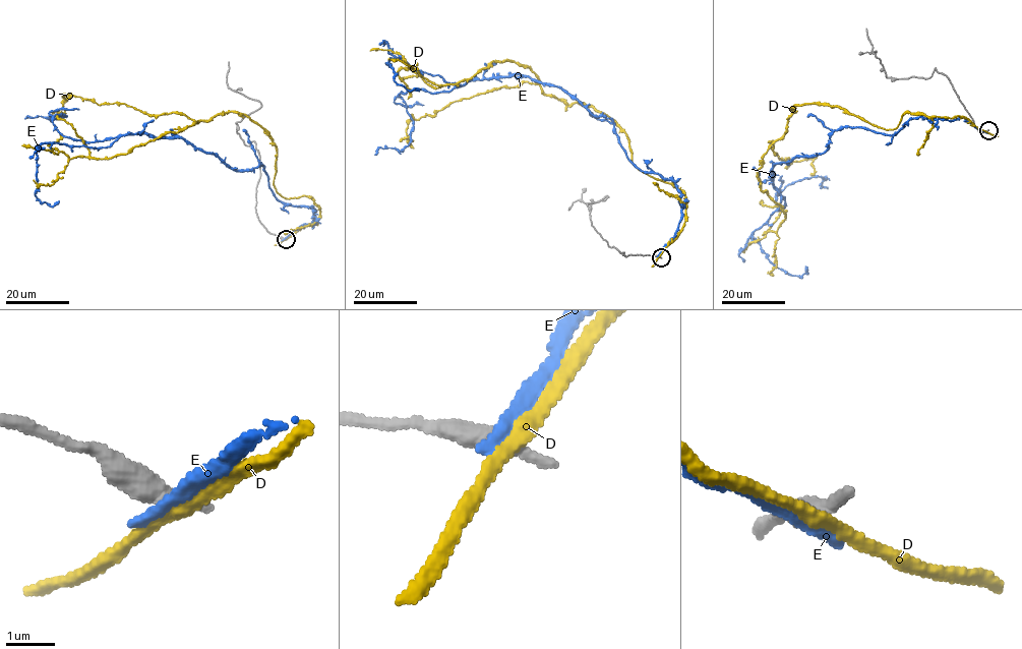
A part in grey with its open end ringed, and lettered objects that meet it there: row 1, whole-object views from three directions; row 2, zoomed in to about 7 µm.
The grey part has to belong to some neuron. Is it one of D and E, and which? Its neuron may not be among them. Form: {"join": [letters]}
{"join": []}

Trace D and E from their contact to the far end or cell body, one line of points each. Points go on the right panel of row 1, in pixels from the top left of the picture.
D: (986, 131), (957, 116), (909, 113), (888, 129), (836, 107), (797, 104), (758, 176), (785, 218), (744, 252)
E: (986, 132), (964, 118), (840, 128), (823, 153), (776, 164), (779, 207), (752, 236), (775, 267), (805, 267)

